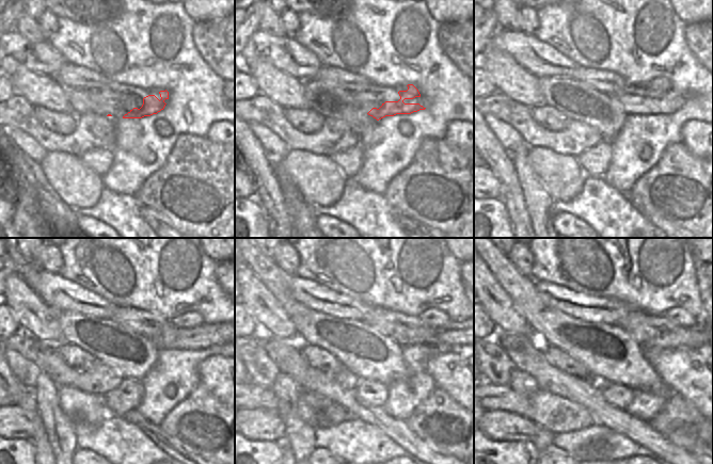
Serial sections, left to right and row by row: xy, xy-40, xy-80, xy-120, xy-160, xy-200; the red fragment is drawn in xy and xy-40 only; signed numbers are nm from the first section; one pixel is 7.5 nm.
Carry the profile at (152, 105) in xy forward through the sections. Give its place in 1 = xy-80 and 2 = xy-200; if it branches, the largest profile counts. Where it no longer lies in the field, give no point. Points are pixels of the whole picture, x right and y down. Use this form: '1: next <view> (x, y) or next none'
1: next xy-80 (655, 86)
2: next xy-200 (680, 316)

